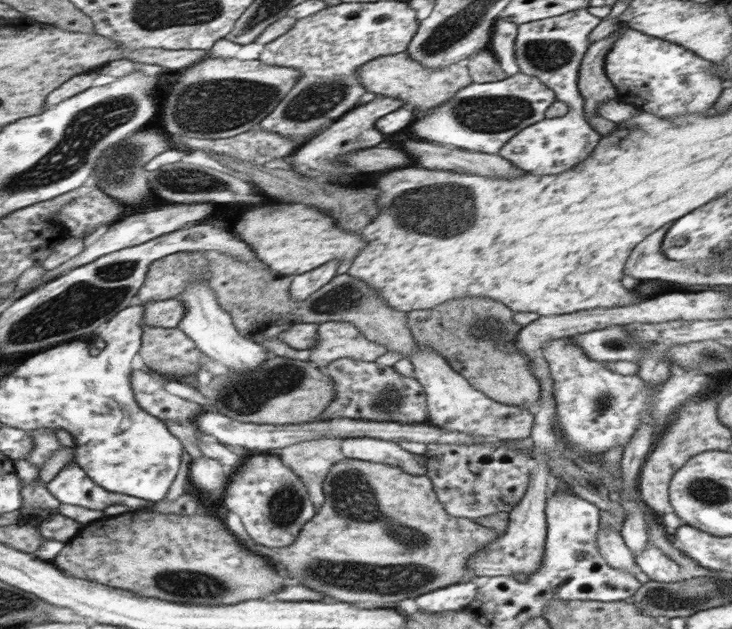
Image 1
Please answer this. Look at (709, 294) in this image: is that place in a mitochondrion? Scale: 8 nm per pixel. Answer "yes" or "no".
no

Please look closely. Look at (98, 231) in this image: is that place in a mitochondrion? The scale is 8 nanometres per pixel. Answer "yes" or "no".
no

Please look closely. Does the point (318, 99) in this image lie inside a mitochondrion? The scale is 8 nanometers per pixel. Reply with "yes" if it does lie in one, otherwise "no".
yes

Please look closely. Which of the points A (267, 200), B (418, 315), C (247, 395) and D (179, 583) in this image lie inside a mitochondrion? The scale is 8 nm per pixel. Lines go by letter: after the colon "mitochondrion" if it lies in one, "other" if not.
A: other
B: other
C: mitochondrion
D: mitochondrion

